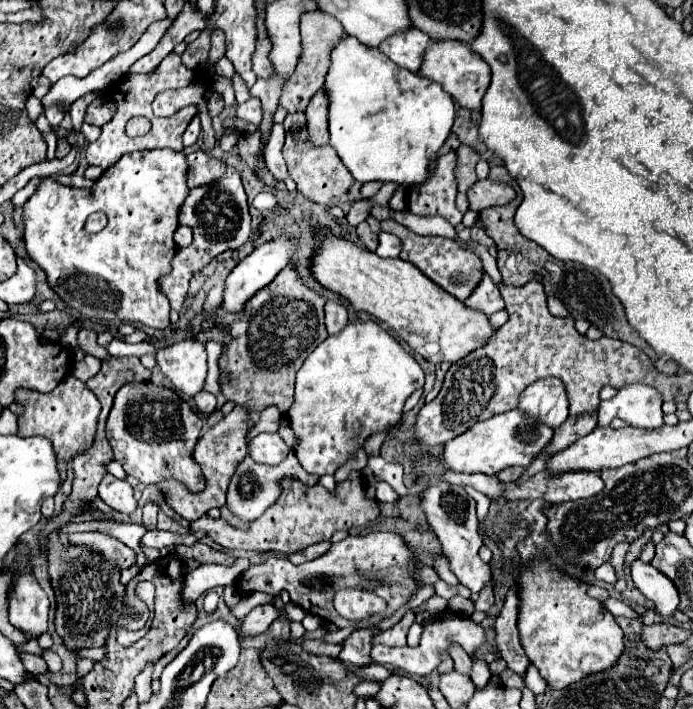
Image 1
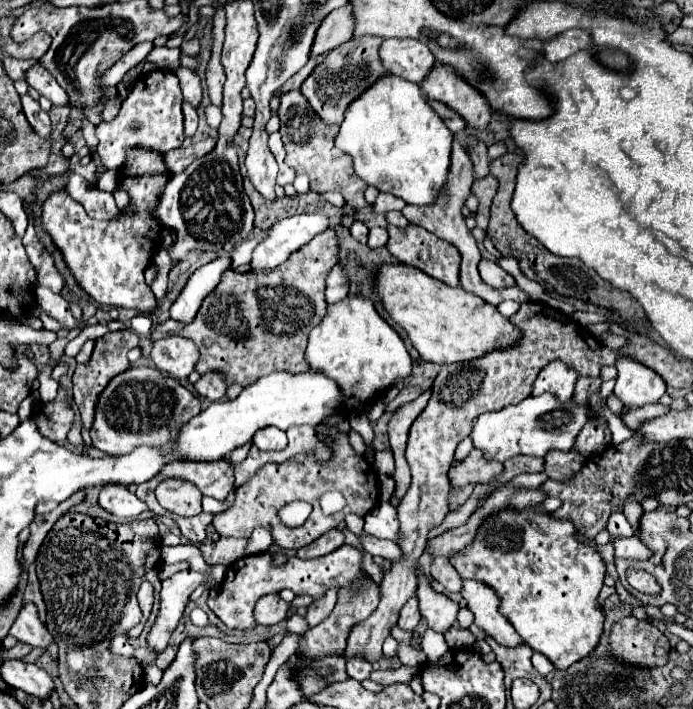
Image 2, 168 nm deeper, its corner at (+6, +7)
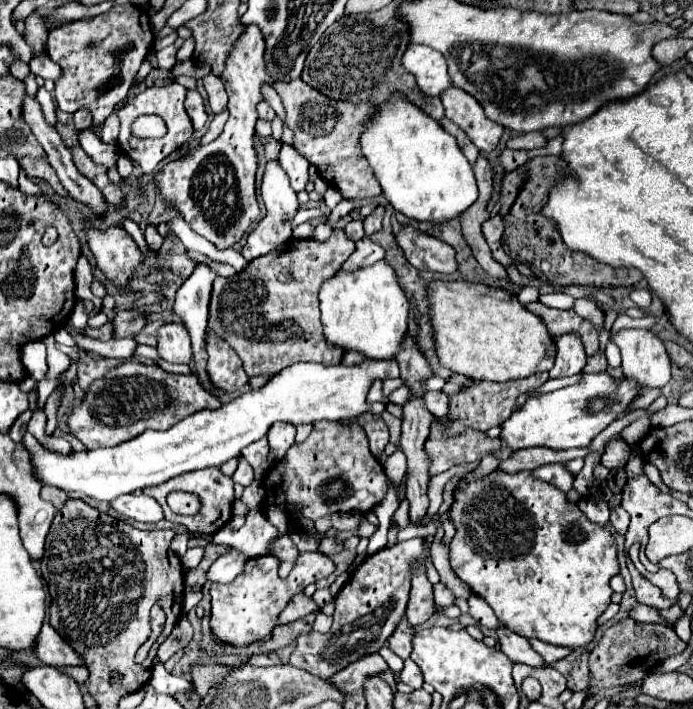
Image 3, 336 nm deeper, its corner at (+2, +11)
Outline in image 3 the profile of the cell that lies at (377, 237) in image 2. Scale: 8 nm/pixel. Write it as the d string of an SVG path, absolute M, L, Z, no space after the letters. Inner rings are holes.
M378 205L378 207L376 207L376 209L374 209L366 219L364 219L364 231L366 231L368 237L370 237L372 233L378 233L378 231L380 231L384 213L386 213L386 209L384 209L382 205Z

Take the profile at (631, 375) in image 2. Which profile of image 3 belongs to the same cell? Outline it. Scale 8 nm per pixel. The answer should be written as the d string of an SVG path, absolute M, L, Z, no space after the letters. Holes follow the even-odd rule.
M622 329L612 333L612 341L618 345L622 355L622 371L626 379L636 381L642 389L662 389L670 381L670 359L664 343L648 329Z

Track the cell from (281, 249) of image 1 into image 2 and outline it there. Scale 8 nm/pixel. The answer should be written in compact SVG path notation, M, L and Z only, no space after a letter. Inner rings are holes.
M320 213L292 215L288 219L274 223L270 229L270 237L254 249L250 271L278 267L290 257L290 253L298 251L312 237L326 231L328 225L328 217Z

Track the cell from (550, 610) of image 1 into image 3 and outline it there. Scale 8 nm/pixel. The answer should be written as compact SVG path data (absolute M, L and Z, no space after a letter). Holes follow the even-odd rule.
M494 471L468 483L462 491L456 489L454 499L450 509L450 519L456 525L456 535L450 541L454 573L494 609L510 631L572 651L588 645L598 629L598 617L610 605L612 589L608 583L620 571L612 533L592 523L576 503L568 503L562 491L530 477L530 471L516 475Z

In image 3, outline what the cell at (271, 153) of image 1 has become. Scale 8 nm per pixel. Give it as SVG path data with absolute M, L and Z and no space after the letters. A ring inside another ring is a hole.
M282 143L282 149L280 149L280 157L278 157L282 169L286 171L286 175L290 177L290 185L294 191L302 191L308 183L308 167L310 163L300 157L300 153L288 145L288 143Z

